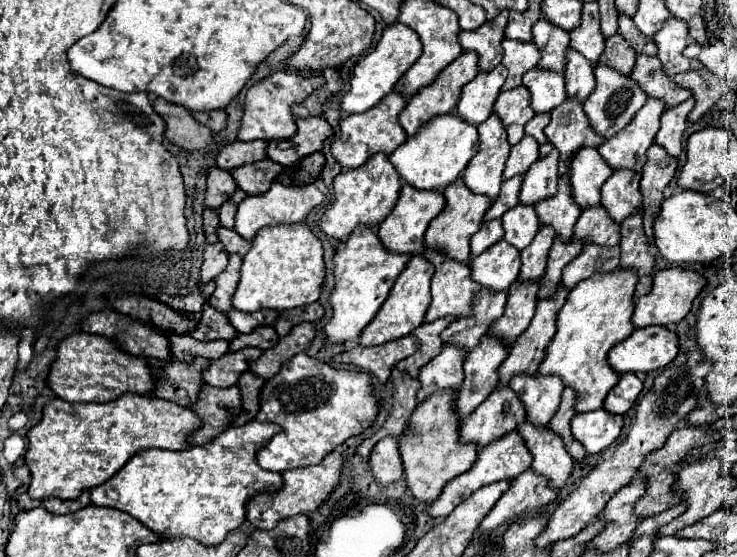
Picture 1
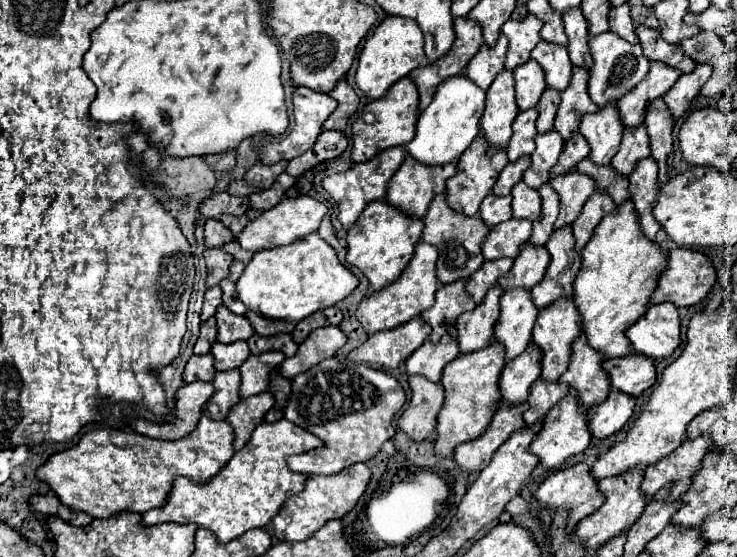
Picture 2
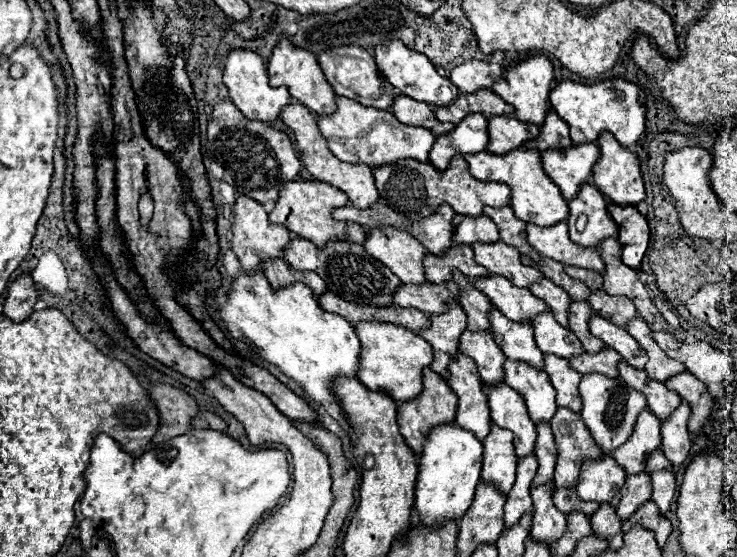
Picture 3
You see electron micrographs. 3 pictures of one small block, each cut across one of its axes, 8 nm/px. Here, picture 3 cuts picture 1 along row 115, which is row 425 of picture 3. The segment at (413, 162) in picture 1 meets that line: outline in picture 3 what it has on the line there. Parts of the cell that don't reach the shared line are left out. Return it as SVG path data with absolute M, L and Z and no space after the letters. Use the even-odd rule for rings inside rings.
M436 426L424 440L424 456L420 460L416 484L416 512L428 528L440 528L448 520L464 518L472 506L476 486L482 472L482 444L474 434L456 426Z

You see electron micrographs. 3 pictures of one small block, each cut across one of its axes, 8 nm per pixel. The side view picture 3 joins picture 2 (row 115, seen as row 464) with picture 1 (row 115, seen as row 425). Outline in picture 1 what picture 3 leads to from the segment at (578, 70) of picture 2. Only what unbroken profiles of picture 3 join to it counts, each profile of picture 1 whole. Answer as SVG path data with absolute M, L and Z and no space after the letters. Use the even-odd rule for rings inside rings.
M564 100L560 108L550 112L550 118L552 120L544 134L560 152L560 176L566 176L568 162L574 158L574 154L580 148L598 148L604 138L592 132L582 106L576 106L576 102Z

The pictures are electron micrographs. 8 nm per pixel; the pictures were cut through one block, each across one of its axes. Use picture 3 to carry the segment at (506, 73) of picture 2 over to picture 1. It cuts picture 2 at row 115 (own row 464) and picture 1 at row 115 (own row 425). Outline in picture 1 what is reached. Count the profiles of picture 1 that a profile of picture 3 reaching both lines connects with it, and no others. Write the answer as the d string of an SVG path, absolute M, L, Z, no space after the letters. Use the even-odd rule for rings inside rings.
M496 114L480 124L478 134L480 150L468 162L462 178L474 194L484 194L490 198L490 202L496 202L496 196L500 194L504 162L510 154L510 144L506 140L504 126L500 118L496 118Z

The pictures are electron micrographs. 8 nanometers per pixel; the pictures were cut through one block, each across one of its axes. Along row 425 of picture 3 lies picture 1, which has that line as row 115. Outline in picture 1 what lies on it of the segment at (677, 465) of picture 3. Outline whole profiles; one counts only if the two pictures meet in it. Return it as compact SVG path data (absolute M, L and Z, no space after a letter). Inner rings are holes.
M690 96L680 106L662 112L660 130L656 134L656 144L662 146L670 156L678 158L682 152L682 134L686 128L686 116L694 108L694 98Z

